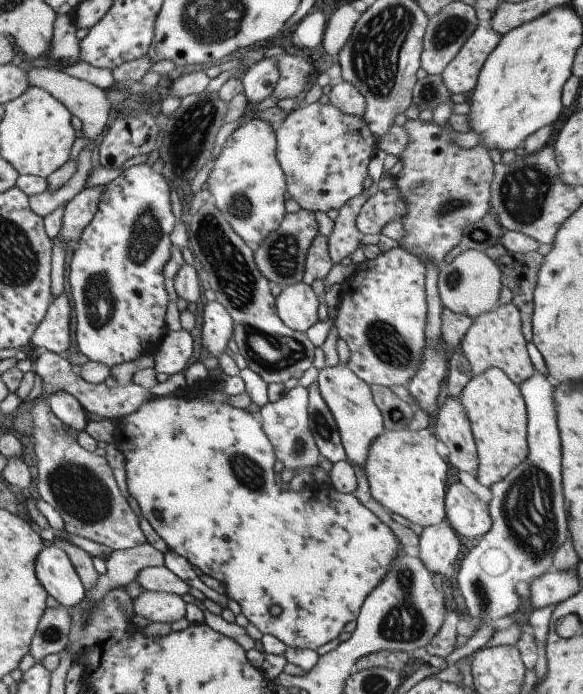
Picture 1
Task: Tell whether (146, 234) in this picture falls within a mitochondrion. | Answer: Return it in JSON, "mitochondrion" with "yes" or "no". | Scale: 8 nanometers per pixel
{"mitochondrion":"yes"}

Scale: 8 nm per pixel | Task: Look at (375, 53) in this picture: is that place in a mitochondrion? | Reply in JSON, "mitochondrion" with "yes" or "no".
{"mitochondrion":"yes"}

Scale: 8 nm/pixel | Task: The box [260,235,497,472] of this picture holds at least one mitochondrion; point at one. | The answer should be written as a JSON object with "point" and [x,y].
{"point":[386,344]}

